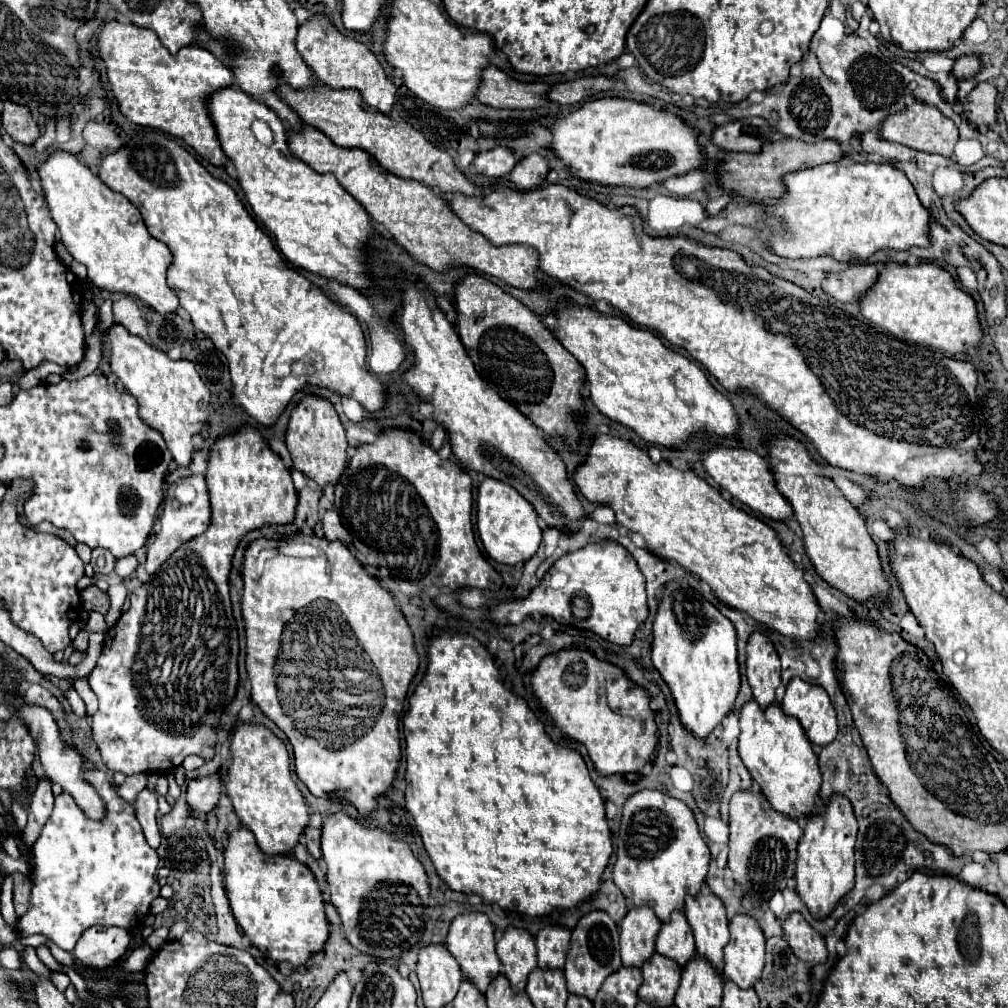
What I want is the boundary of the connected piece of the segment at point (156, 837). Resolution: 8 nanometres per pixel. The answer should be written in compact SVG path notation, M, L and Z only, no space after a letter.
M143 789L135 801L135 813L145 831L147 843L153 849L157 849L159 841L161 841L161 833L159 833L159 825L157 825L157 797L153 793L149 793L147 789Z

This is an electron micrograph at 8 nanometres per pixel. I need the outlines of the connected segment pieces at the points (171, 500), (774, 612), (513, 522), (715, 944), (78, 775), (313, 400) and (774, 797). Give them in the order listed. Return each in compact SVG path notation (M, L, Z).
M197 475L197 477L177 479L175 483L171 483L163 501L163 515L159 521L161 521L161 531L157 533L155 543L149 545L147 561L145 561L145 571L149 575L153 575L171 557L171 553L177 551L183 543L207 531L209 521L211 521L211 507L209 507L209 493L205 485L205 477Z
M595 435L585 461L575 469L575 485L591 503L613 509L619 527L643 535L647 549L657 557L677 561L687 571L697 573L727 607L747 613L755 621L761 621L795 641L805 641L817 633L817 599L805 581L803 571L797 569L785 553L777 533L767 523L725 501L719 489L711 487L693 469L681 471L669 461L653 463L647 449L637 447L635 443L613 435Z
M489 477L479 485L477 531L487 555L505 565L515 565L519 561L531 559L541 543L541 527L537 523L537 513L533 511L529 501L523 499L523 495L507 483Z
M713 893L687 895L685 915L695 935L697 953L723 969L723 947L729 943L729 921L723 901Z
M5 661L3 663L3 677L1 677L1 691L5 693L5 701L7 701L9 711L13 715L21 717L21 721L25 723L29 733L33 733L33 741L35 741L35 747L39 751L39 761L41 761L41 769L43 769L45 777L51 783L59 783L63 787L63 791L69 791L69 795L73 795L75 803L81 807L81 811L85 811L85 815L89 815L89 819L105 819L105 807L103 807L105 803L101 803L101 797L97 795L97 791L93 791L93 785L85 783L85 779L83 779L83 773L87 771L83 767L85 757L79 753L79 749L75 745L71 745L63 739L55 717L45 707L23 701L23 695L19 693L19 687L23 681L25 681L23 671L19 667L11 665L9 661Z
M305 395L295 409L291 411L285 443L291 453L293 465L309 475L319 487L325 487L329 481L337 481L341 477L341 471L347 467L347 437L345 429L339 421L337 411L333 409L329 399L323 399L319 395Z
M751 699L739 711L739 725L739 755L769 803L777 811L795 819L809 815L815 807L815 795L821 787L821 773L813 745L803 735L805 731L797 723L797 719L785 715L785 711L781 711L781 705L777 703L761 709L761 705Z

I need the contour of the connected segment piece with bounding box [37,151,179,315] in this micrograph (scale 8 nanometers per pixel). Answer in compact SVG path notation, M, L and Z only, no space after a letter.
M67 151L51 153L37 171L49 213L59 227L61 241L73 259L87 267L89 281L105 291L139 297L161 315L177 311L179 299L165 283L171 251L165 243L149 235L137 207L121 193L111 191L77 159L77 155Z

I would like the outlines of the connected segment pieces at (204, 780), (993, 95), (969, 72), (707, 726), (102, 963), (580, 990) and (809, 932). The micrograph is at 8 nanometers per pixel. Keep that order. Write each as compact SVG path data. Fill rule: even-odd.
M219 775L197 777L187 781L187 803L193 817L205 817L219 801L221 779Z
M979 83L971 93L969 101L963 105L965 119L977 129L987 129L997 123L997 99L999 91L991 83Z
M963 55L959 59L955 59L955 67L953 67L953 75L957 79L971 79L981 71L981 61L977 55Z
M687 581L665 583L653 619L653 665L673 691L681 723L697 737L709 737L733 709L739 691L737 641L733 623Z
M89 927L77 941L73 955L87 967L105 969L125 955L129 941L129 933L121 927Z
M591 909L587 915L579 919L579 923L573 929L571 935L571 945L567 953L567 963L565 963L565 979L567 979L567 989L569 993L583 995L587 999L595 999L597 989L605 981L607 975L617 971L621 967L619 959L619 927L617 923L609 917L609 913L601 909Z
M791 913L787 919L783 919L783 935L799 959L809 963L823 963L827 959L823 935L815 931L801 913Z

